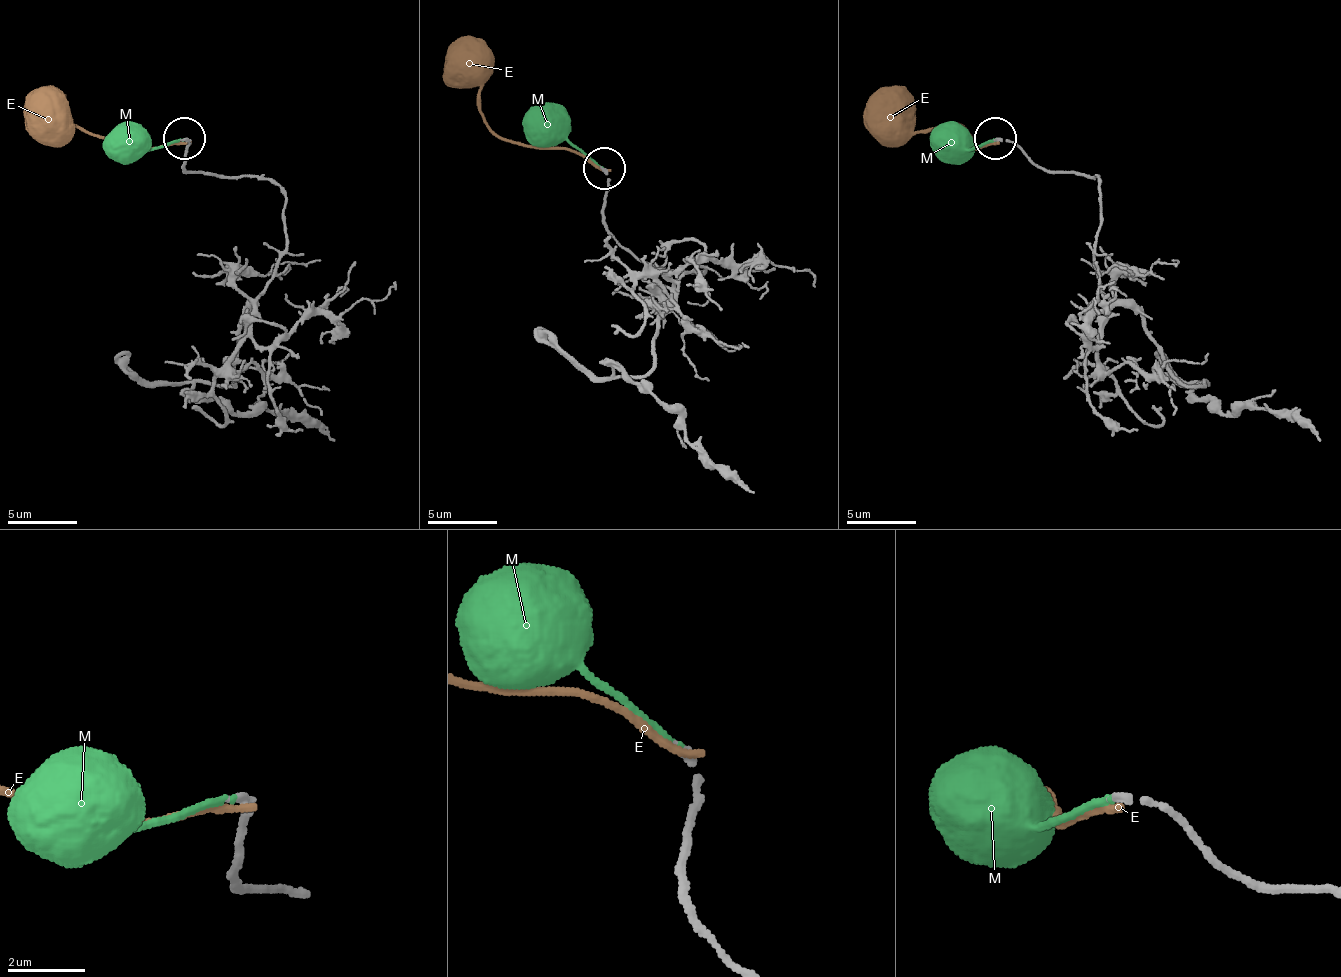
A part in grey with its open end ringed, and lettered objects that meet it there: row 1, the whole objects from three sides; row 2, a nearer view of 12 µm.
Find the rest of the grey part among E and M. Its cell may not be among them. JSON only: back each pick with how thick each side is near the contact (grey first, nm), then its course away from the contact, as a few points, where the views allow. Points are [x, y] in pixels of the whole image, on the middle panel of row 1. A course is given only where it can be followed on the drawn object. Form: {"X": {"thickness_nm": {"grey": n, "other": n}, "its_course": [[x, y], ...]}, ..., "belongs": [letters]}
{"M": {"thickness_nm": {"grey": 200, "other": 130}, "its_course": [[603, 168], [547, 123]]}, "belongs": ["M"]}

